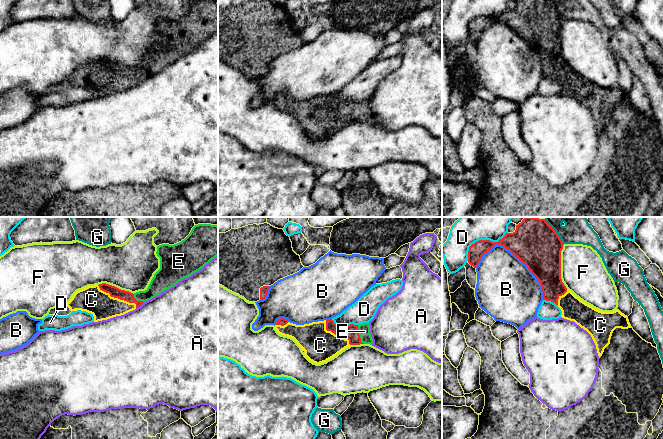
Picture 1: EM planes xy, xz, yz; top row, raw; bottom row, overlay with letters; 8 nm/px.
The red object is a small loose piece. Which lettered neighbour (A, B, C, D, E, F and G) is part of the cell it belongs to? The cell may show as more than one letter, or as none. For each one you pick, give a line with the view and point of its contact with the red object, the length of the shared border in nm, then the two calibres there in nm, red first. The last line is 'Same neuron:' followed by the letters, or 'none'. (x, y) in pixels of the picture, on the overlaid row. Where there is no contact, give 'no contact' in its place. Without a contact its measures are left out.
C: contact xy (118, 298); length 360 nm; calibres 90 and 220 nm
E: contact xz (359, 335); length 160 nm; calibres 120 and 100 nm
Same neuron: C, E

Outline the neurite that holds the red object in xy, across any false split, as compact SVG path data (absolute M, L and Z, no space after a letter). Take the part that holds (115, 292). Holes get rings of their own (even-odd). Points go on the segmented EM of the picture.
M218 224L195 225L181 242L157 246L160 269L145 291L131 293L102 283L77 291L67 303L71 311L91 313L94 322L124 315L199 271L218 256Z

